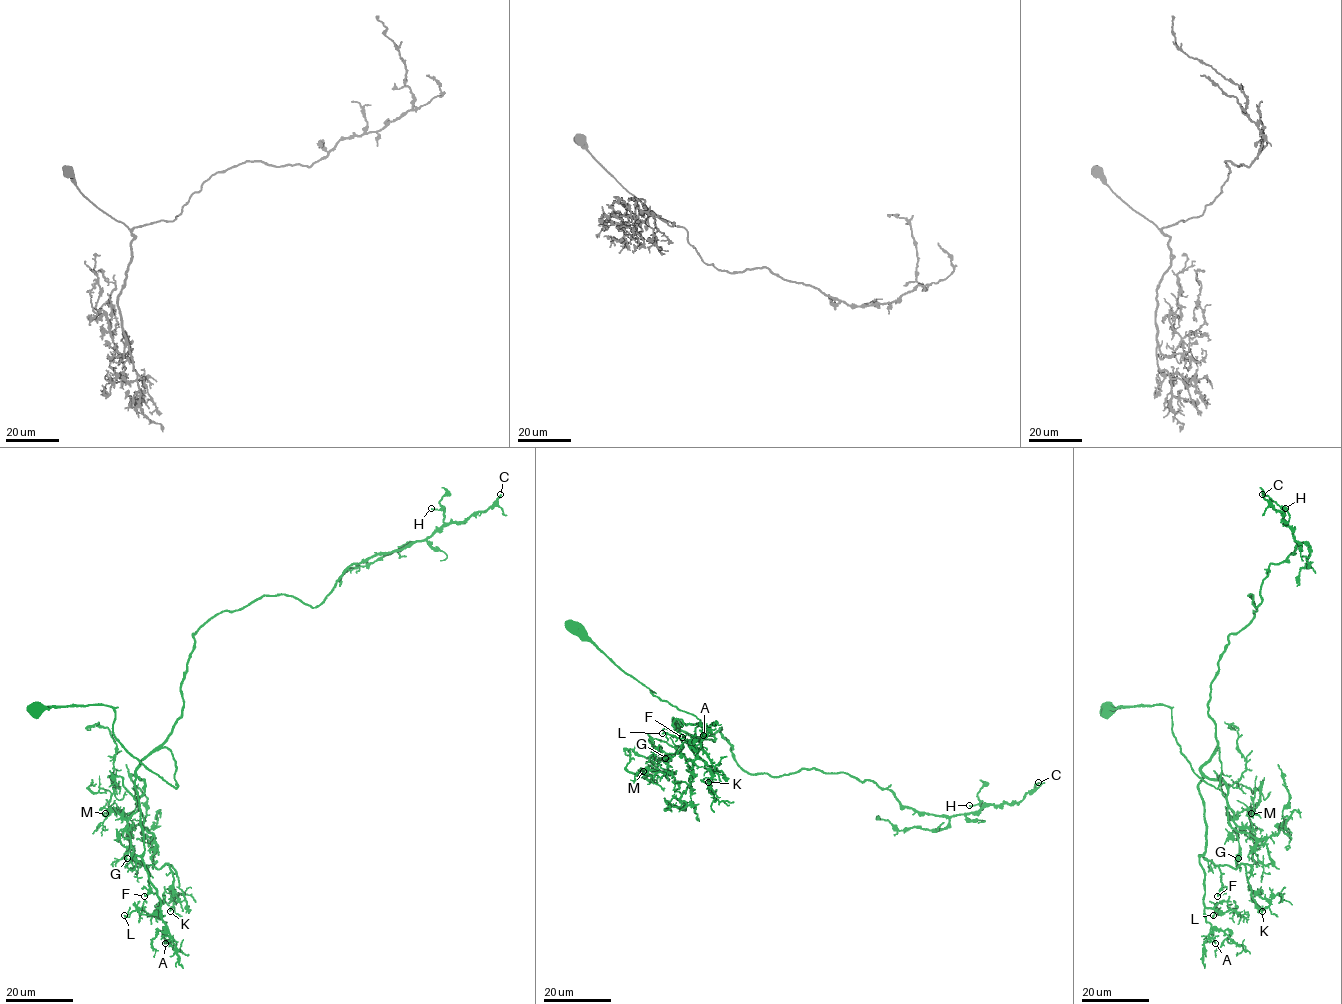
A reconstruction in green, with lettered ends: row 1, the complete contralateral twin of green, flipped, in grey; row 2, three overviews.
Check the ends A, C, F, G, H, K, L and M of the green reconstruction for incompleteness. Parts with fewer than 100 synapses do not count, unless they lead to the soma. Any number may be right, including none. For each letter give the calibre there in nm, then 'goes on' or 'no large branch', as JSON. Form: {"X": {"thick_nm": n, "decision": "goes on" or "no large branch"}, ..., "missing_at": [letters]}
{"A": {"thick_nm": 170, "decision": "no large branch"}, "C": {"thick_nm": 240, "decision": "goes on"}, "F": {"thick_nm": 190, "decision": "no large branch"}, "G": {"thick_nm": 170, "decision": "no large branch"}, "H": {"thick_nm": 140, "decision": "no large branch"}, "K": {"thick_nm": 170, "decision": "no large branch"}, "L": {"thick_nm": 180, "decision": "no large branch"}, "M": {"thick_nm": 150, "decision": "no large branch"}, "missing_at": ["C"]}

